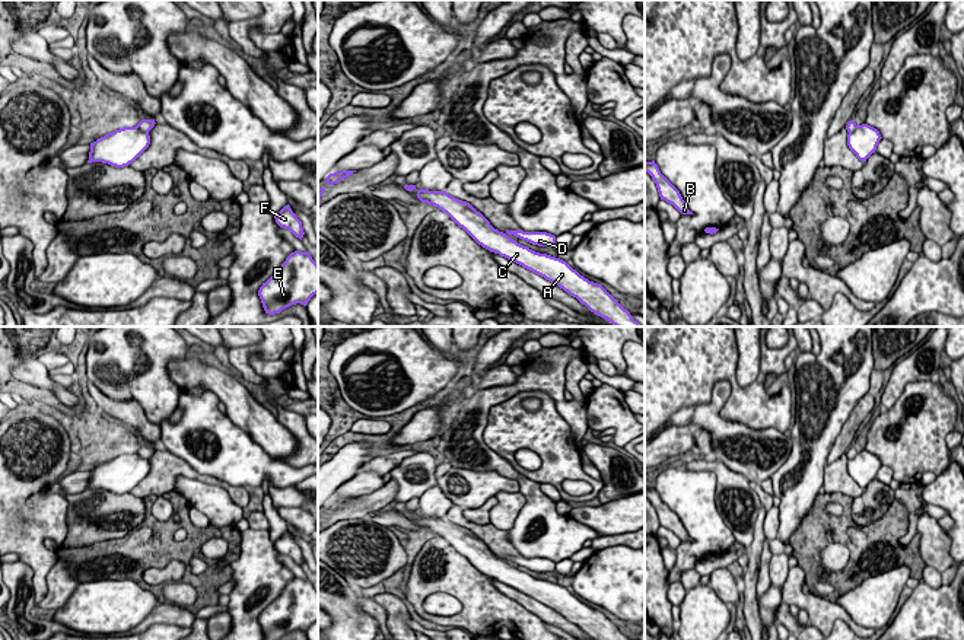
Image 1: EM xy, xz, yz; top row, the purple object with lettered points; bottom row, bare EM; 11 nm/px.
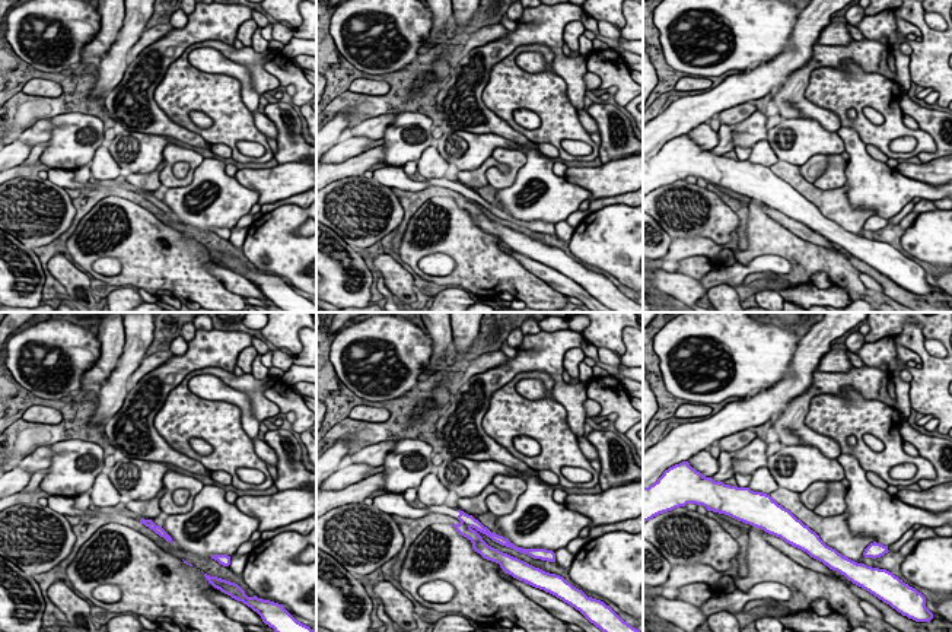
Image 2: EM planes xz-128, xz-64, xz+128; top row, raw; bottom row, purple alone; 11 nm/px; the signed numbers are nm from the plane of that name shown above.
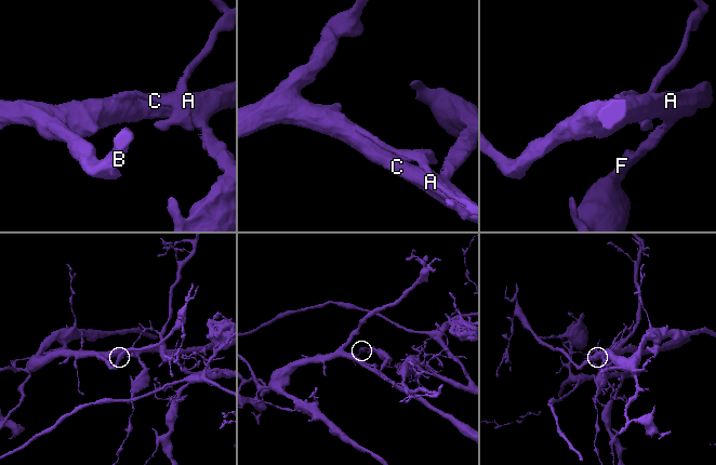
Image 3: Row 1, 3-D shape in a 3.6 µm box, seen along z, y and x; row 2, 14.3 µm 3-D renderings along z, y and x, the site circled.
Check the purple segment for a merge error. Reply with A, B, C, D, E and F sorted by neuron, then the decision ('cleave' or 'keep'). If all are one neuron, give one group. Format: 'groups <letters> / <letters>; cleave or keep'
groups A B C E F / D; cleave

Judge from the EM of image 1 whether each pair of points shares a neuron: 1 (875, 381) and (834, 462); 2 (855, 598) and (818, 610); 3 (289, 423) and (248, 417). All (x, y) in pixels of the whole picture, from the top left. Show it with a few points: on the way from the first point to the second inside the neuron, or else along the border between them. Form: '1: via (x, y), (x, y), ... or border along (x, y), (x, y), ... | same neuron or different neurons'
1: via (867, 401), (842, 442) | same neuron
2: border along (834, 602), (858, 624) | different neurons
3: border along (274, 417), (296, 441), (296, 451) | different neurons

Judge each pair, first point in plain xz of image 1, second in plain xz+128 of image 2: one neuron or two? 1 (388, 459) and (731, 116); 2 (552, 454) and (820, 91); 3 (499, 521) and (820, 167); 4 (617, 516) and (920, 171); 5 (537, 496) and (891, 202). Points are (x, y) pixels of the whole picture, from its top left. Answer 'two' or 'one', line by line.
1: one
2: one
3: two
4: one
5: one

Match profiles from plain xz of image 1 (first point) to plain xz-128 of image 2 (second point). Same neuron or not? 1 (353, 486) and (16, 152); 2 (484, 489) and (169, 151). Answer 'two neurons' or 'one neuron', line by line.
1: one neuron
2: two neurons

